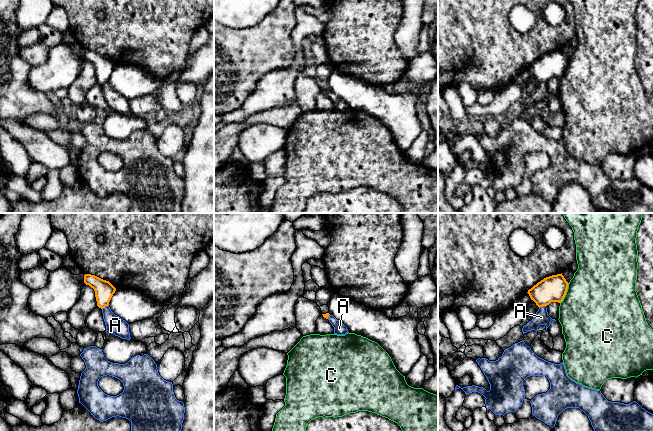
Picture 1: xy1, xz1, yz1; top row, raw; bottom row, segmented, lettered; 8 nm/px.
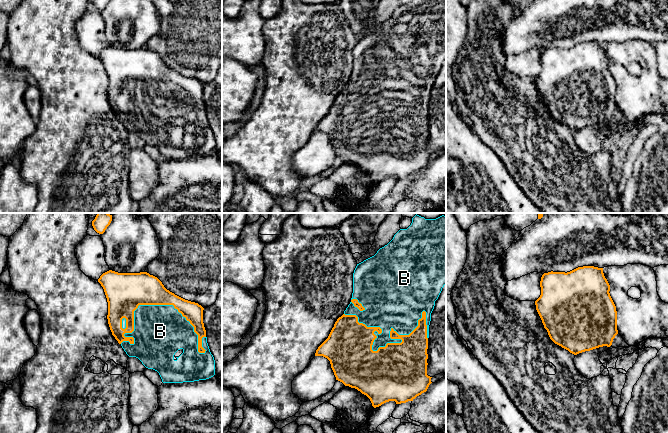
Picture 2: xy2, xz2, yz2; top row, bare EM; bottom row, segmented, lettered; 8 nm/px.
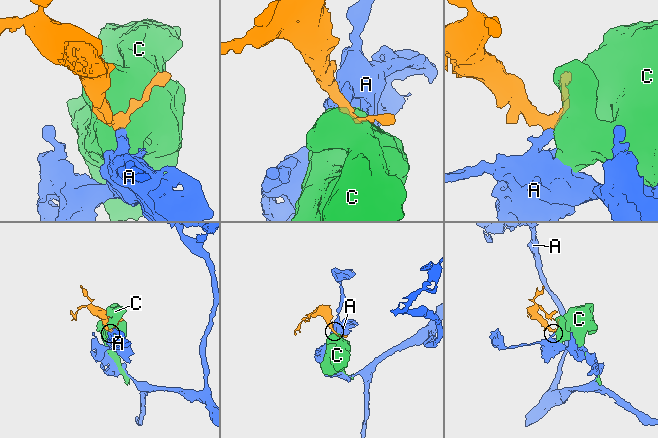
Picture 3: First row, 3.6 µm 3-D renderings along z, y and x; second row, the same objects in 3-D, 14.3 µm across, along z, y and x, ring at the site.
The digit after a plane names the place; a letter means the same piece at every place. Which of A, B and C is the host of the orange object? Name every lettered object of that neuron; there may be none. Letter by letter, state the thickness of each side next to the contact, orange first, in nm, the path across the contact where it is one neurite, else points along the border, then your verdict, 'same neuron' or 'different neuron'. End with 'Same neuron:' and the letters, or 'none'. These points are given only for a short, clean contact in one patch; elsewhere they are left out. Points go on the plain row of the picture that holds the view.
A: calibres 160 and 150 nm; border xy1 (108, 80), (102, 85); different neuron
B: calibres 460 and 280 nm; same neuron
C: calibres 200 and 500 nm; different neuron
Same neuron: B

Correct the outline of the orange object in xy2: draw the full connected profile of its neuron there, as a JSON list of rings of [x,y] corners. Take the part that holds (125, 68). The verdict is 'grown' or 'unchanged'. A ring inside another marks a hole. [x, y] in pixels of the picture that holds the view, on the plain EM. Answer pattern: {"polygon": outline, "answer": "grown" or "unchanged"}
{"polygon": [[[109,46],[98,58],[107,74],[112,111],[129,133],[136,133],[146,144],[157,147],[163,159],[194,158],[215,151],[215,136],[207,119],[201,81],[170,68],[147,48]]], "answer": "grown"}

